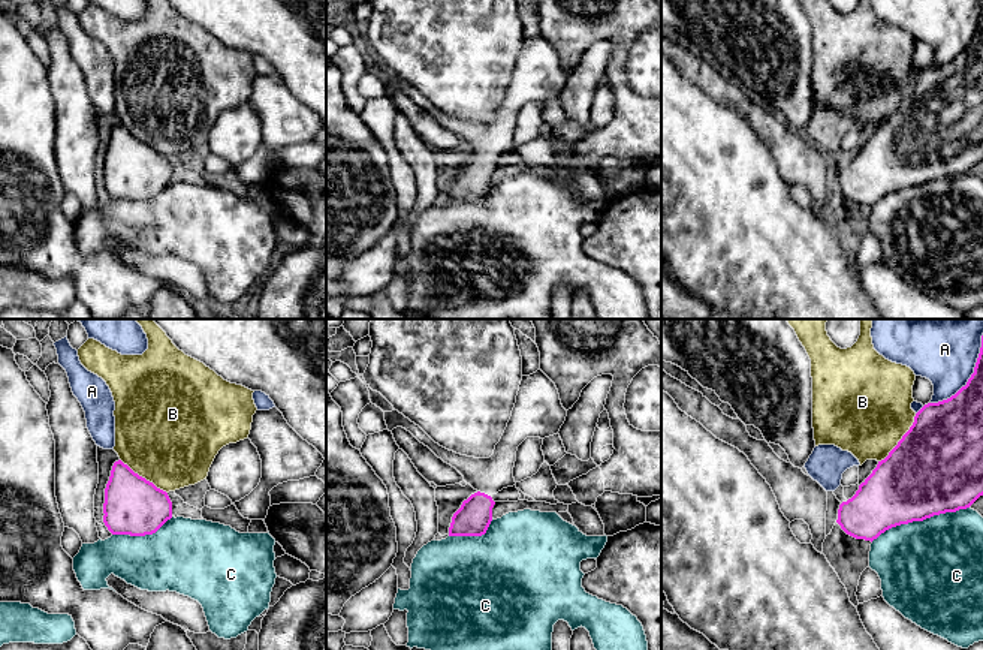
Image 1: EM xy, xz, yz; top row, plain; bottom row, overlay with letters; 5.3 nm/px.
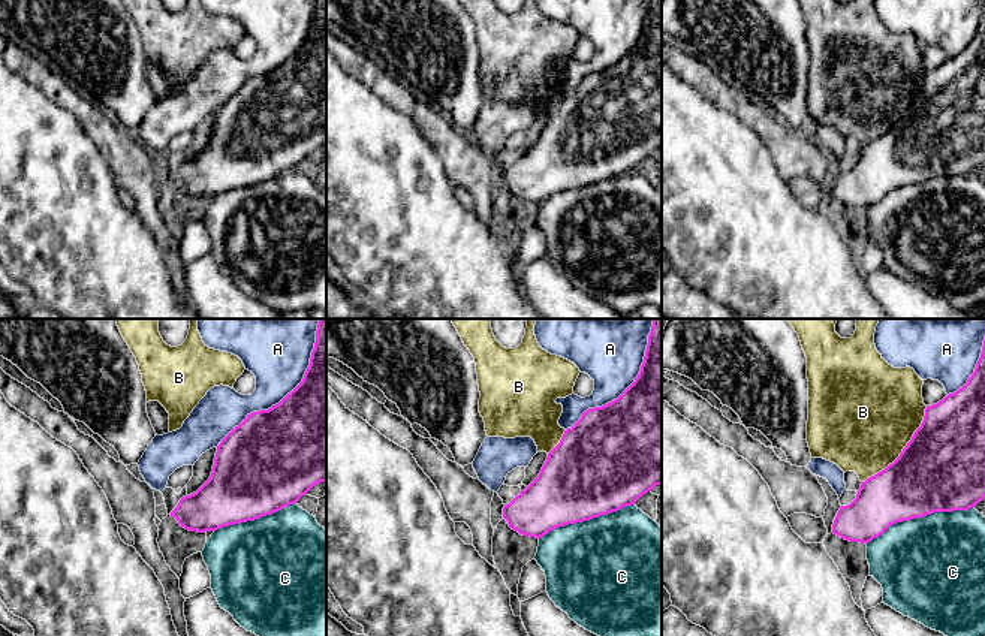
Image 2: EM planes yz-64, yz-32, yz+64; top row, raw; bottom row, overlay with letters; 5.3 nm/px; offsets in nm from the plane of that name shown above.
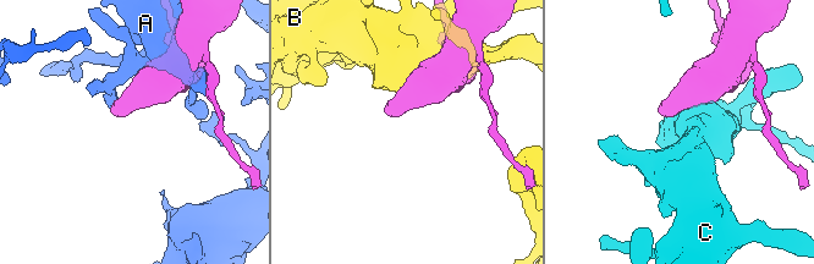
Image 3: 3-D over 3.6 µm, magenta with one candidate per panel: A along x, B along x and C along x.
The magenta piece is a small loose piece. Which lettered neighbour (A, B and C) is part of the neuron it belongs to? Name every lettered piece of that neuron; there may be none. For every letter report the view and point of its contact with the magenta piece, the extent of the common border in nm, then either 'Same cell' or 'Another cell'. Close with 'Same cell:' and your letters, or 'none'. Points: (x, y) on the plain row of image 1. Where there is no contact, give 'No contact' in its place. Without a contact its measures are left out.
A: Touches magenta at yz (970, 42). Shared border 460 nm. Another cell
B: Touches magenta at yz (901, 104). Shared border 340 nm. Another cell
C: Touches magenta at yz (919, 184). Shared border 550 nm. Another cell
Same cell: none

